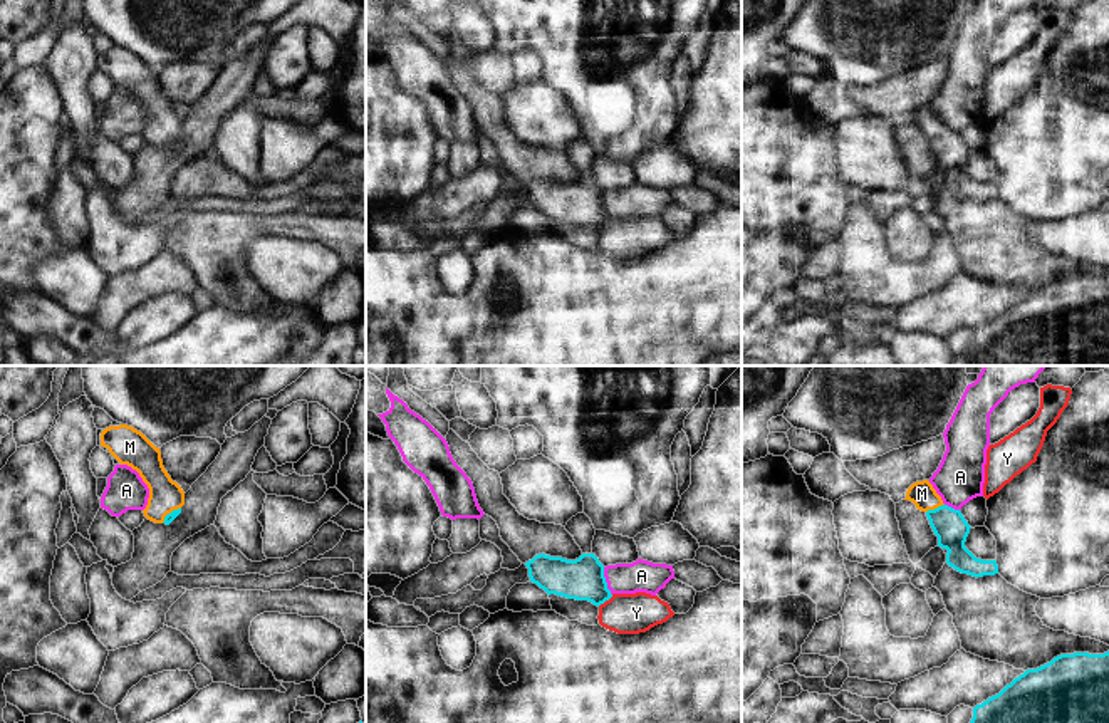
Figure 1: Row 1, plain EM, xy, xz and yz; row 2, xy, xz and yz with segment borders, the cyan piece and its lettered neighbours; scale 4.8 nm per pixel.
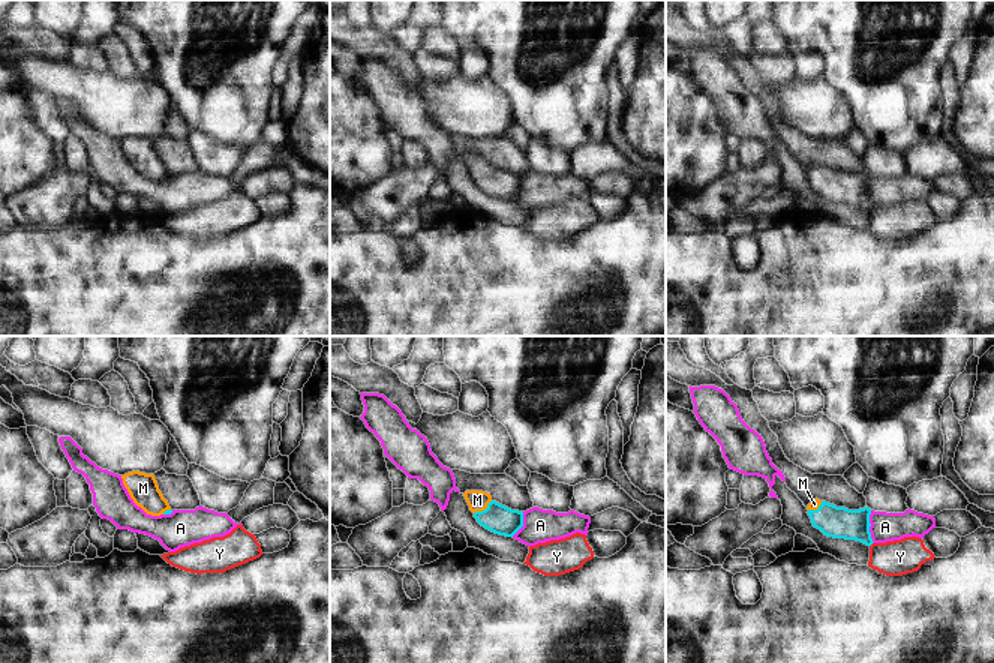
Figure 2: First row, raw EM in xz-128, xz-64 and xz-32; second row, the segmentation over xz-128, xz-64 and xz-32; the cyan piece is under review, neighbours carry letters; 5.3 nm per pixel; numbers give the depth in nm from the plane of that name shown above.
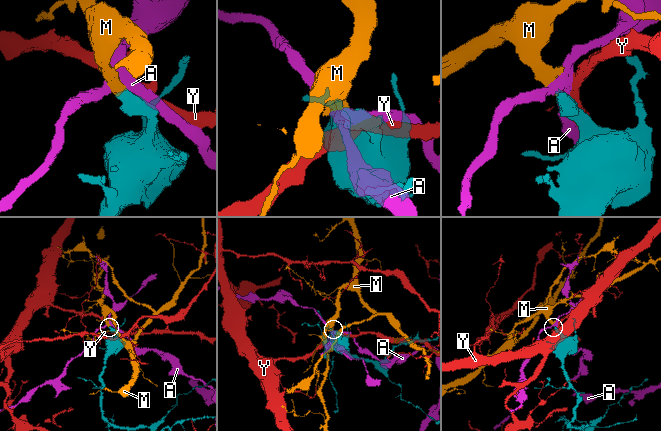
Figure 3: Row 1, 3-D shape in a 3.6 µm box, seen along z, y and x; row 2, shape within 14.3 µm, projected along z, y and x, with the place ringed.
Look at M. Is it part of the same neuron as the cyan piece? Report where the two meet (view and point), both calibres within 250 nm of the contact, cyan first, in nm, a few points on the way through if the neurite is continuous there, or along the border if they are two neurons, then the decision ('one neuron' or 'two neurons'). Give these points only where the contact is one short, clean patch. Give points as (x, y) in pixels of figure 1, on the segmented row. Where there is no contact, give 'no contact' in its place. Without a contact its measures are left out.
contact yz (935, 509); calibres 160 and 120 nm; way yz (950, 527), (935, 509), (921, 494); one neuron

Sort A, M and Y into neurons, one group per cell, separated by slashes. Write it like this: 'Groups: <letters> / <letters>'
Groups: A / M / Y.

